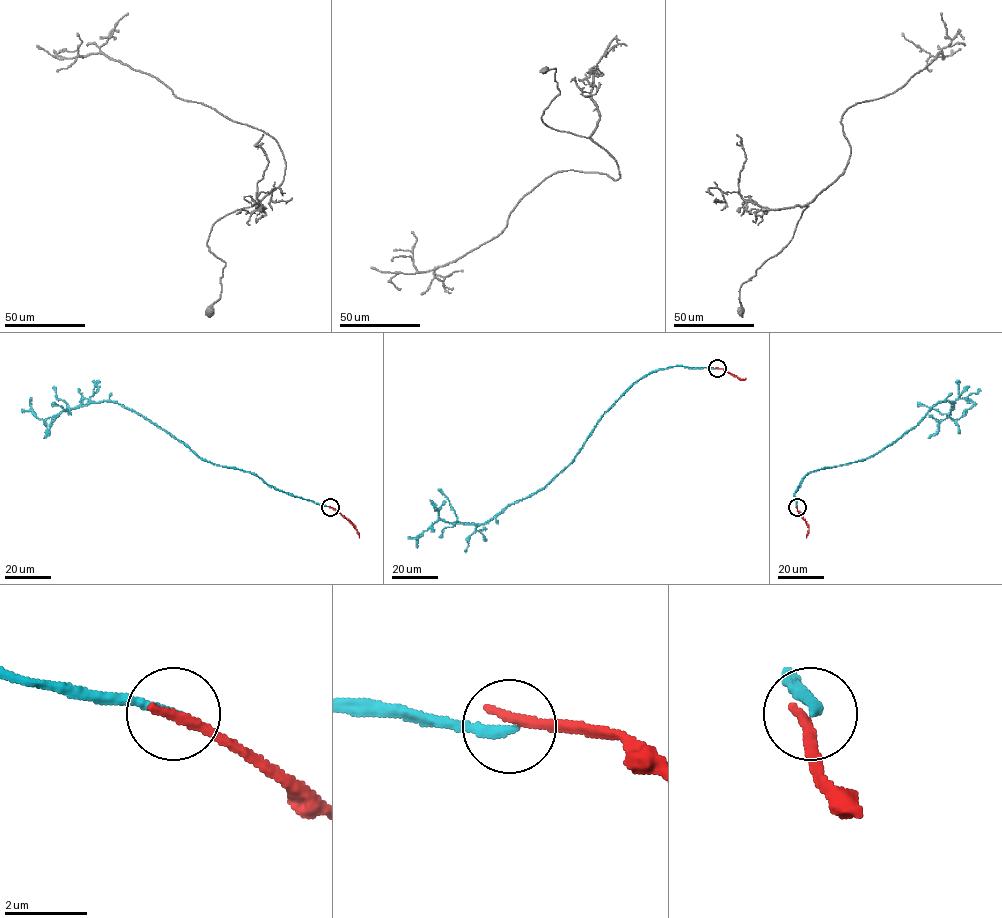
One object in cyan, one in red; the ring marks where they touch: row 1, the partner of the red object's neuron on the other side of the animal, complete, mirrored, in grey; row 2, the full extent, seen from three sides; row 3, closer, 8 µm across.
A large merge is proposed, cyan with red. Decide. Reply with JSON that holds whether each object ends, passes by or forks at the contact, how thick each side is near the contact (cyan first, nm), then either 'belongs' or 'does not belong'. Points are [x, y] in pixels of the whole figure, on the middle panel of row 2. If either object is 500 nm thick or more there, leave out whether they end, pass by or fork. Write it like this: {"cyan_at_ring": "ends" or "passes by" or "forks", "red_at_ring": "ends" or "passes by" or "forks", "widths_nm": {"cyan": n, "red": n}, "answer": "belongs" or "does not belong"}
{"cyan_at_ring": "ends", "red_at_ring": "ends", "widths_nm": {"cyan": 240, "red": 280}, "answer": "does not belong"}

